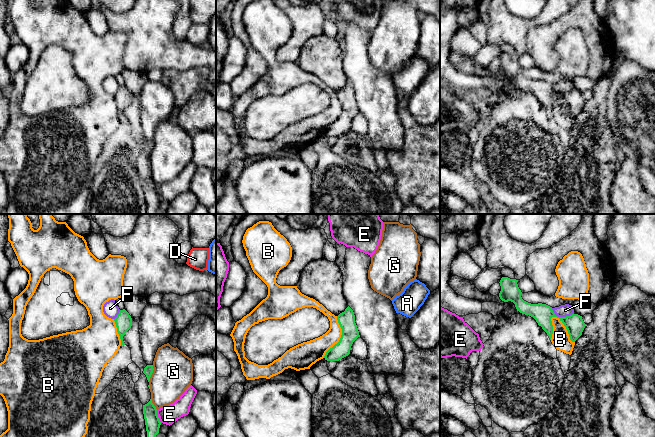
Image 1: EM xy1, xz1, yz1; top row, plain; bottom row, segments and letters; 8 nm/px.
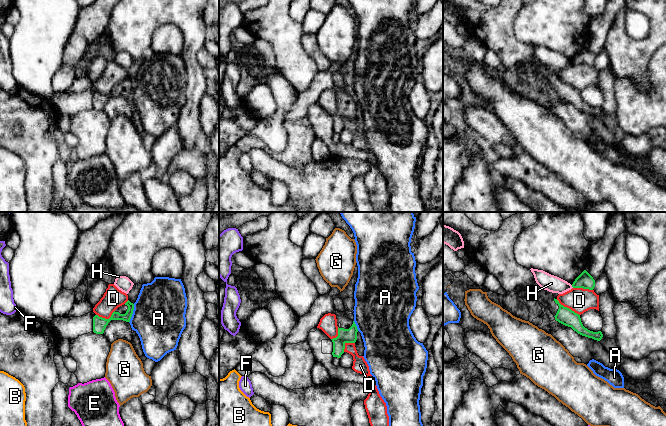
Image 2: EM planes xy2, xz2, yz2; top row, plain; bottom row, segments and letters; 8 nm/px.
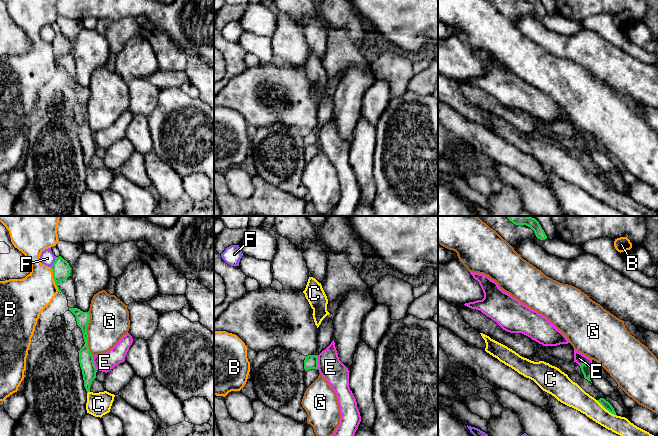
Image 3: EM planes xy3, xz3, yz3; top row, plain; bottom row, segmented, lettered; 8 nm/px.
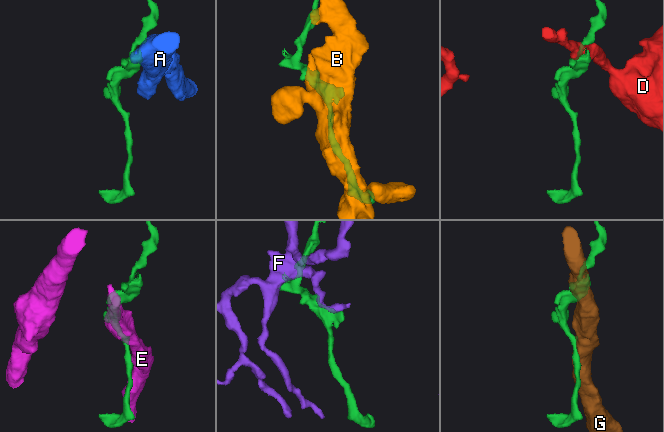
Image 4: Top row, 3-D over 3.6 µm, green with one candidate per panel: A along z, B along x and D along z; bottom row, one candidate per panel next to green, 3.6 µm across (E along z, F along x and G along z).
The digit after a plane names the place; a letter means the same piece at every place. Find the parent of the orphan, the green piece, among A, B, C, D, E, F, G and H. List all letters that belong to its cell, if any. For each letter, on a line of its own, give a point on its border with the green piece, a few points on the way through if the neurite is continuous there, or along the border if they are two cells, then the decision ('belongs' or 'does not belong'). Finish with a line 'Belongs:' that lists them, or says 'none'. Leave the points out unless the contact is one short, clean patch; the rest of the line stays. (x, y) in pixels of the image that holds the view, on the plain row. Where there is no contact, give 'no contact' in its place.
A: xy2 (132, 89) | along xy2 (134, 80), (129, 98) | does not belong
B: yz1 (566, 104) | along yz1 (552, 92), (559, 95), (569, 114), (574, 118) | does not belong
C: yz3 (606, 185) | along yz3 (596, 176), (615, 191) | does not belong
D: yz2 (568, 84) | does not belong
E: xz3 (317, 138) | along xz3 (316, 131), (318, 144) | does not belong
F: yz1 (561, 93) | along yz1 (550, 83), (558, 92), (573, 90) | does not belong
G: xy3 (87, 110) | along xy3 (88, 87), (87, 122), (93, 132) | does not belong
H: yz2 (572, 62) | along yz2 (571, 61), (573, 63) | does not belong
Belongs: none

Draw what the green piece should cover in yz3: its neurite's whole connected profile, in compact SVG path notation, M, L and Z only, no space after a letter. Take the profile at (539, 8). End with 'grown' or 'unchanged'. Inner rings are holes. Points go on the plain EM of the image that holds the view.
M515 0L515 1L526 1L534 7L534 9L538 15L540 15L540 16L547 15L547 12L540 0Z | unchanged

